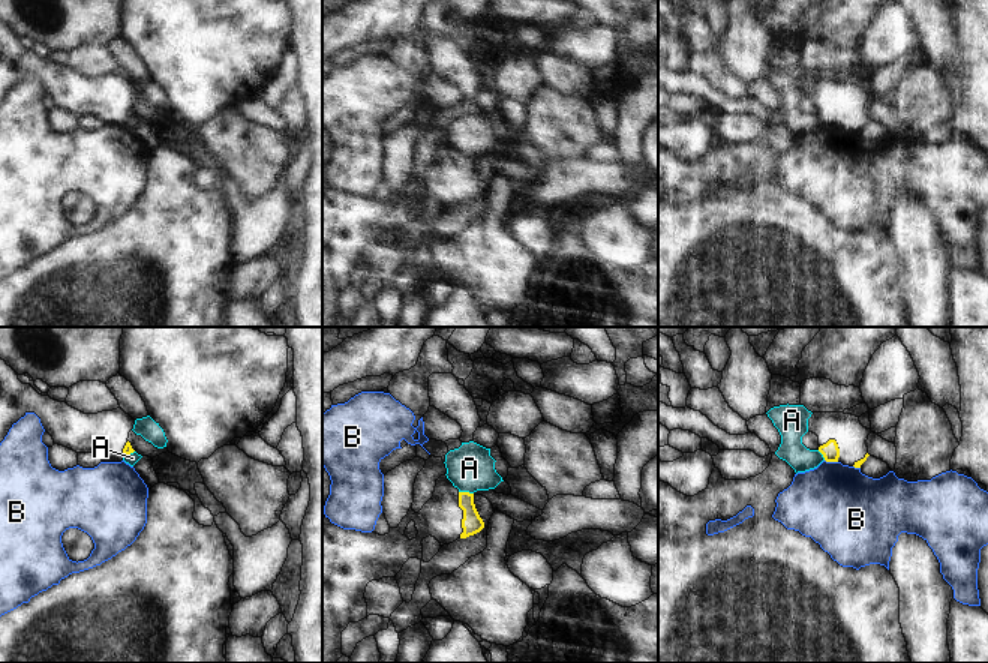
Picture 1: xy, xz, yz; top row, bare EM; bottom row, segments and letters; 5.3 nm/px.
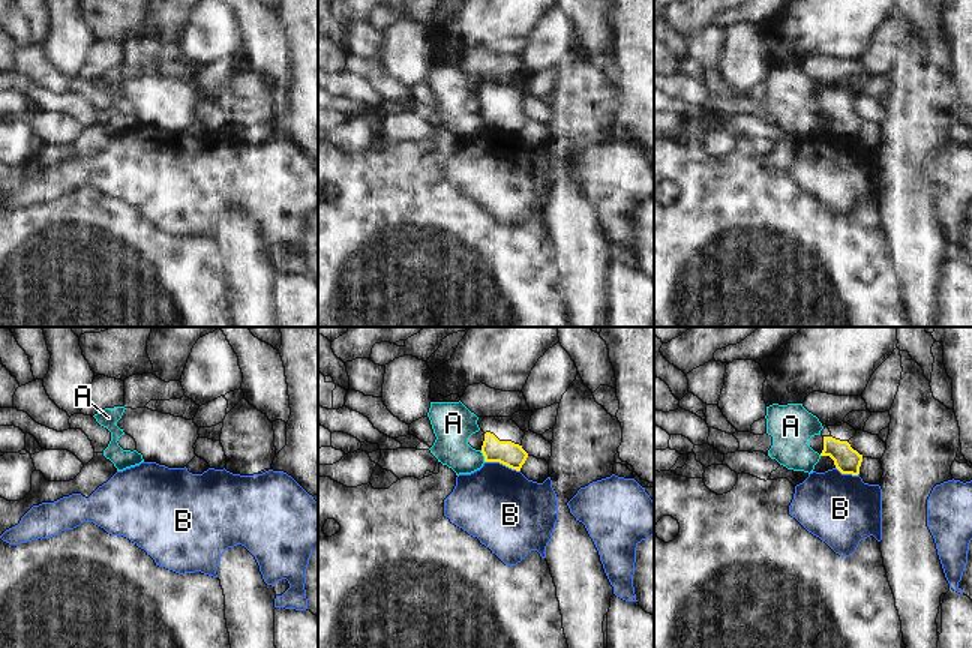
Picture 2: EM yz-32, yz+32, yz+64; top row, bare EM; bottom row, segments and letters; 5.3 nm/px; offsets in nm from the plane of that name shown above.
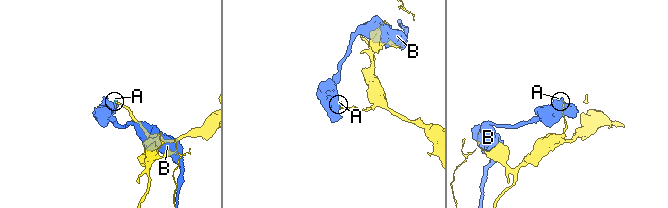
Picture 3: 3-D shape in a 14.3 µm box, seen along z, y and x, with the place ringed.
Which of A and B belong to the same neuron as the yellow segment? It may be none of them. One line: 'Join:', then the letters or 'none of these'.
Join: none of these

